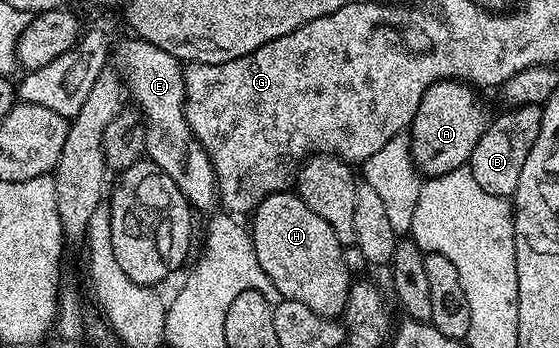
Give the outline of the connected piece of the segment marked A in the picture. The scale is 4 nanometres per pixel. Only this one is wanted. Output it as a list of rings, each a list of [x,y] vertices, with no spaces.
[[[437,81],[419,99],[417,114],[413,117],[413,123],[408,128],[409,150],[413,153],[413,162],[417,165],[417,172],[426,178],[447,175],[447,171],[464,169],[468,166],[471,155],[475,151],[475,143],[483,135],[487,124],[485,109],[477,98],[478,90],[464,81]]]

